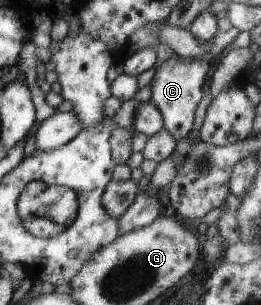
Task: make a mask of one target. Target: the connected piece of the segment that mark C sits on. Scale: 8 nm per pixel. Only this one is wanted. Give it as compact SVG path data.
M173 54L156 67L155 73L149 82L151 94L149 100L160 111L163 118L163 127L175 138L175 143L190 132L194 110L202 96L202 86L206 82L210 66L207 62L194 57L181 57Z

